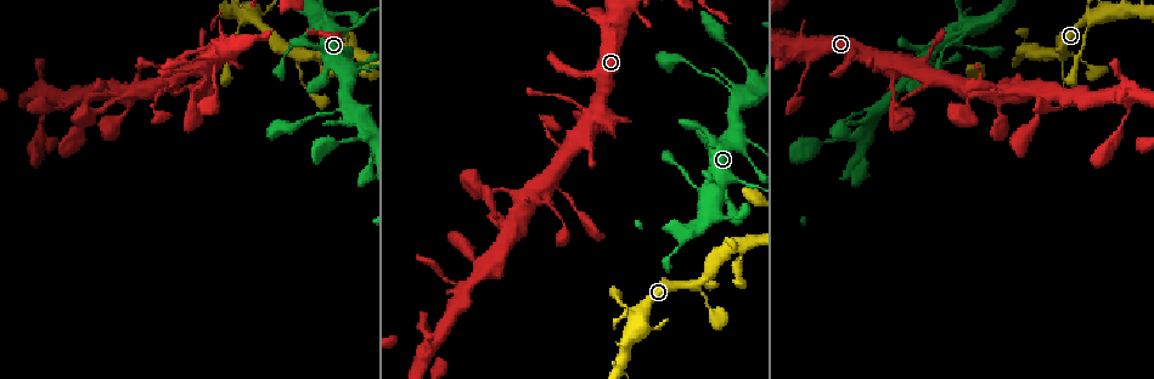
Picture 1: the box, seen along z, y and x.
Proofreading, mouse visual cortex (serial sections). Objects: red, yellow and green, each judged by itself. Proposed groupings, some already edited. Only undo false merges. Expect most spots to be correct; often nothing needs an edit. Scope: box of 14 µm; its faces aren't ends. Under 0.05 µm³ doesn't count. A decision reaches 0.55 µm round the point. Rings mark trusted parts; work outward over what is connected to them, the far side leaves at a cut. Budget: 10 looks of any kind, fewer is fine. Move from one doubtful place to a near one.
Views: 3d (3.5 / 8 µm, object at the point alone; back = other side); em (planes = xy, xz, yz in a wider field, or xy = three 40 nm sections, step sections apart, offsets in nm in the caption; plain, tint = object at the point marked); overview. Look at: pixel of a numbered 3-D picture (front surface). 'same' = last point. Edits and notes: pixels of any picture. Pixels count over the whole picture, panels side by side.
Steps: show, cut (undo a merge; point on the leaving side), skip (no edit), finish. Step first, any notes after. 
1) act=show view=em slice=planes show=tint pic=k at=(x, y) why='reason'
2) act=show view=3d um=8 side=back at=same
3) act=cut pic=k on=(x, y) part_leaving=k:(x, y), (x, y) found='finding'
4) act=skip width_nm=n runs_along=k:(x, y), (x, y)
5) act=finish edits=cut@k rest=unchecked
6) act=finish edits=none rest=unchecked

act=show view=3d um=3.5 pic=1 at=(588, 111) why='four or more arms meet'

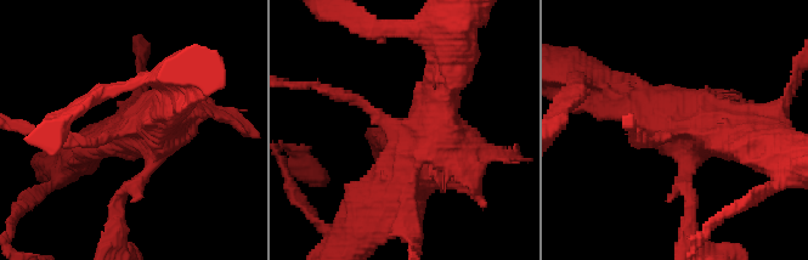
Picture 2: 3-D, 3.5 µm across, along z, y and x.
act=show view=em slice=xy step=2 show=tint pic=2 at=(137, 129) why='shape alone is not enough'

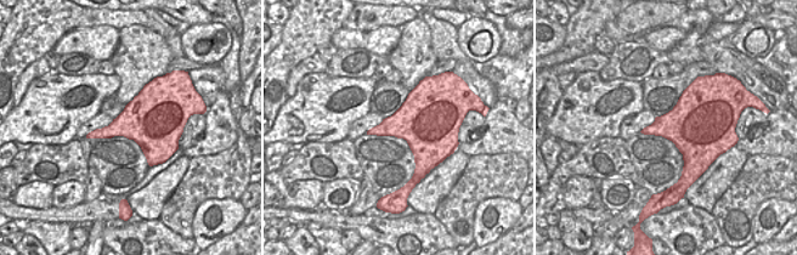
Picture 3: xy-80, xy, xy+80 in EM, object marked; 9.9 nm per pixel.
act=skip runs_along=2:(446, 85), (430, 153), (367, 213) found='all the same cell'

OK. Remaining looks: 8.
act=show view=3d um=8 pic=1 at=(309, 94) why='sudden change in width'

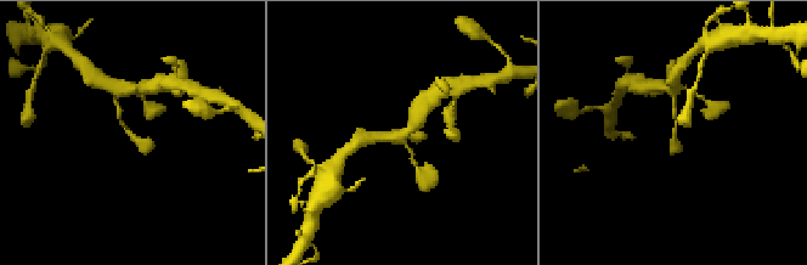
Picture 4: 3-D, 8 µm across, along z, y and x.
act=show view=3d um=3.5 pic=4 at=(674, 132)

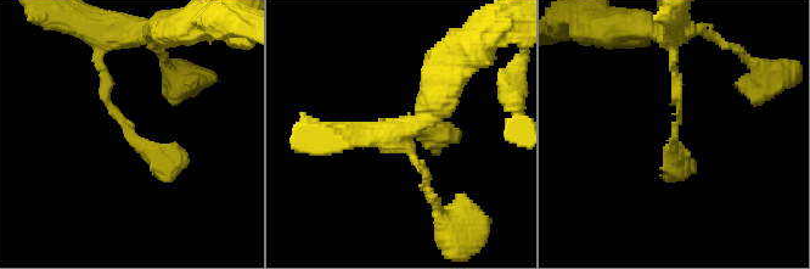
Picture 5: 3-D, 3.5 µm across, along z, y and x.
act=show view=em slice=xy step=5 show=tint pic=5 at=(123, 132)

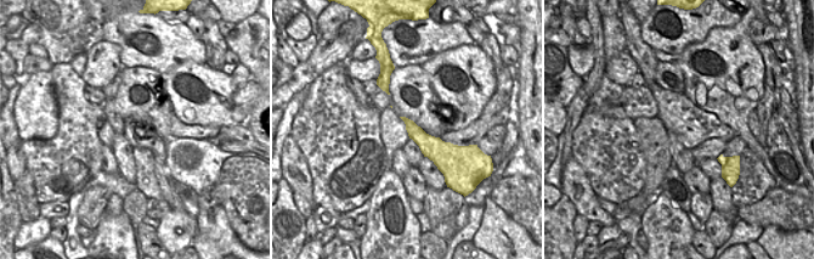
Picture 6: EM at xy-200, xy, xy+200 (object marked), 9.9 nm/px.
act=skip runs_along=5:(97, 59), (124, 134), (187, 156) found='one cell here'

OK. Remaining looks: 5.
act=show view=3d um=3.5 pic=1 at=(253, 17)

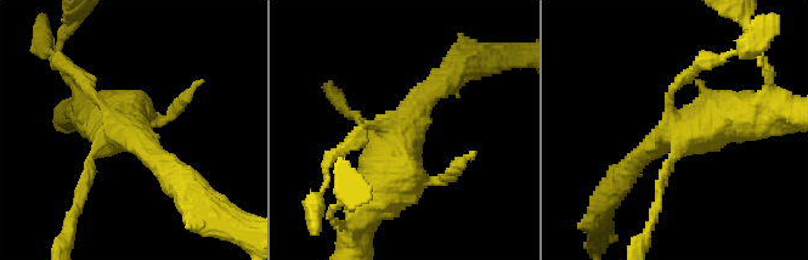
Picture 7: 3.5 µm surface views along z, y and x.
act=show view=em slice=planes show=tint pic=7 at=(676, 129) why='shape alone is not enough'

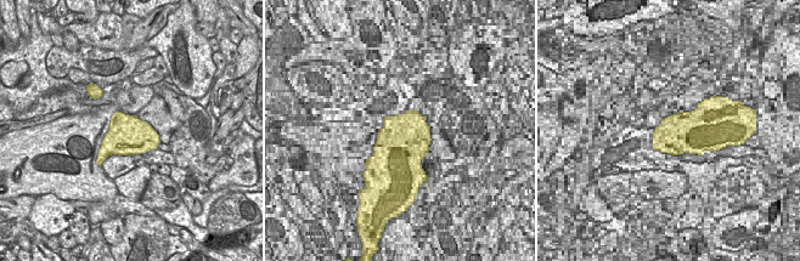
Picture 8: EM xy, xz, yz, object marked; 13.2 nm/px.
act=skip runs_along=7:(430, 90), (360, 218) found='continuous, no second cell'

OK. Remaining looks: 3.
act=show view=3d um=8 pic=1 at=(966, 22) why='two arms at a narrow angle'

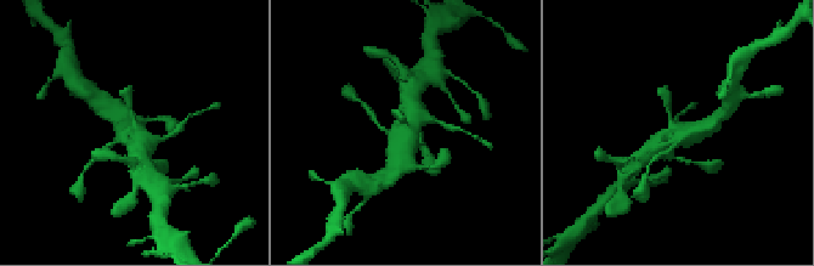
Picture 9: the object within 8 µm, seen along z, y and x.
act=show view=em slice=xy step=1 show=tint pic=9 at=(411, 128)

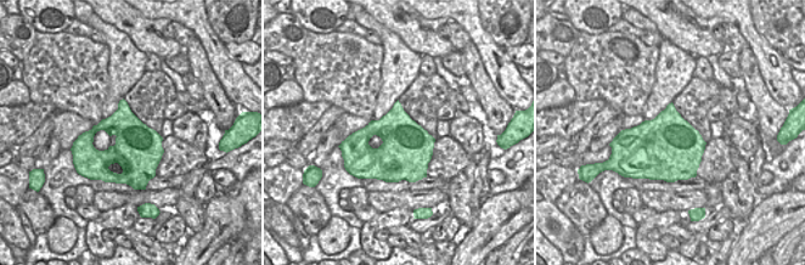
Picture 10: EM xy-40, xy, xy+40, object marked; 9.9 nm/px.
act=skip runs_along=9:(649, 151), (683, 129), (710, 123) found='continuous, no second cell'

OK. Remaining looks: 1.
act=finish edits=none rest=unchecked

